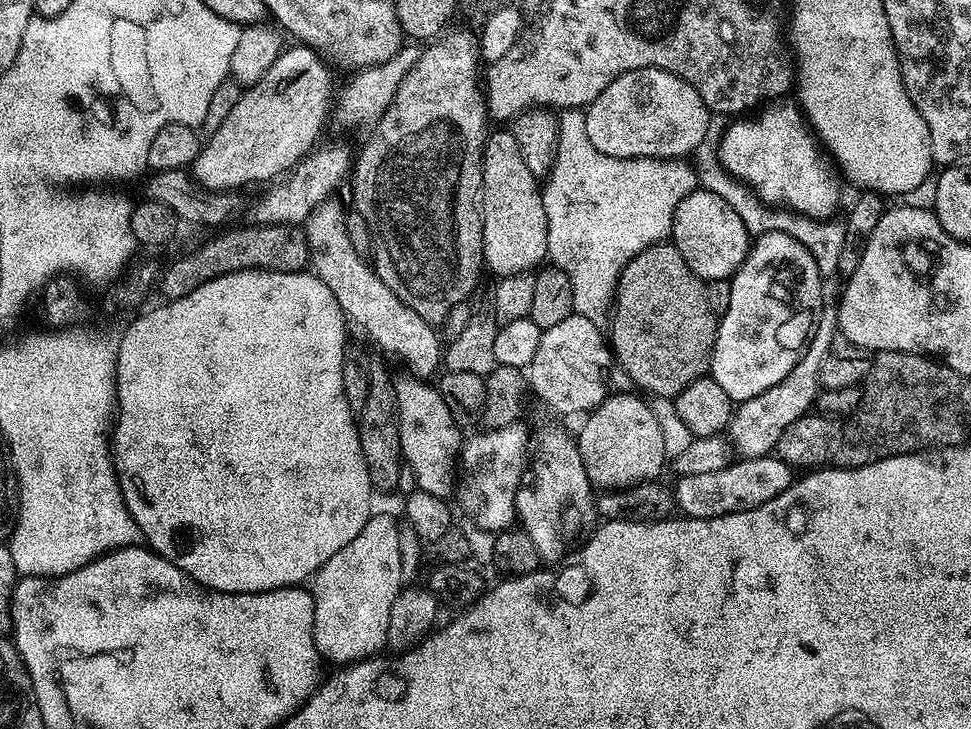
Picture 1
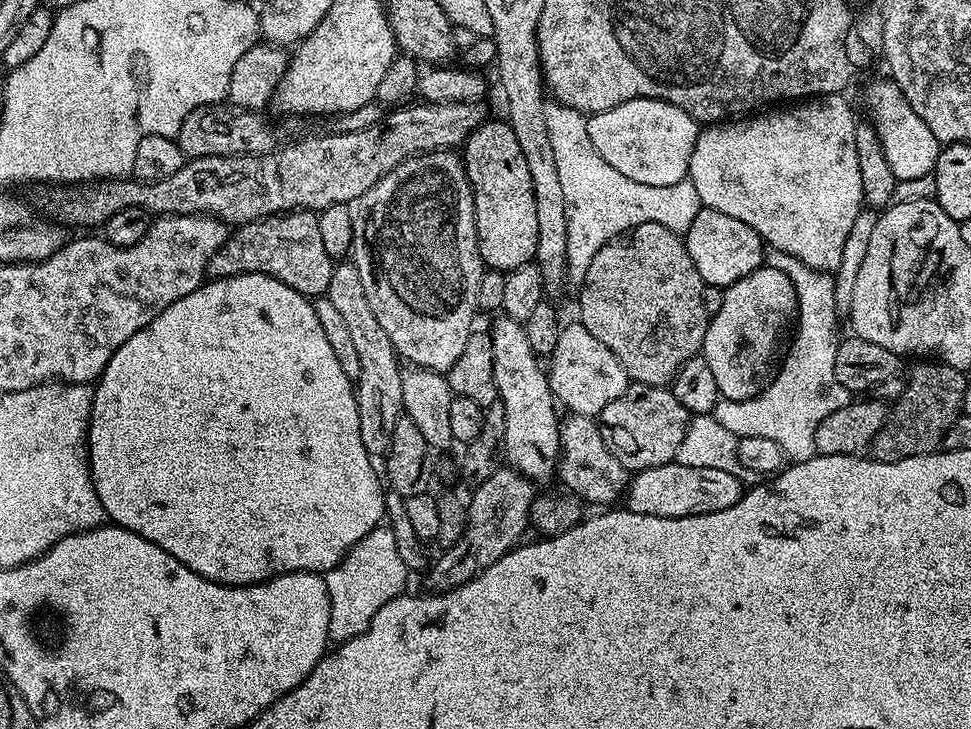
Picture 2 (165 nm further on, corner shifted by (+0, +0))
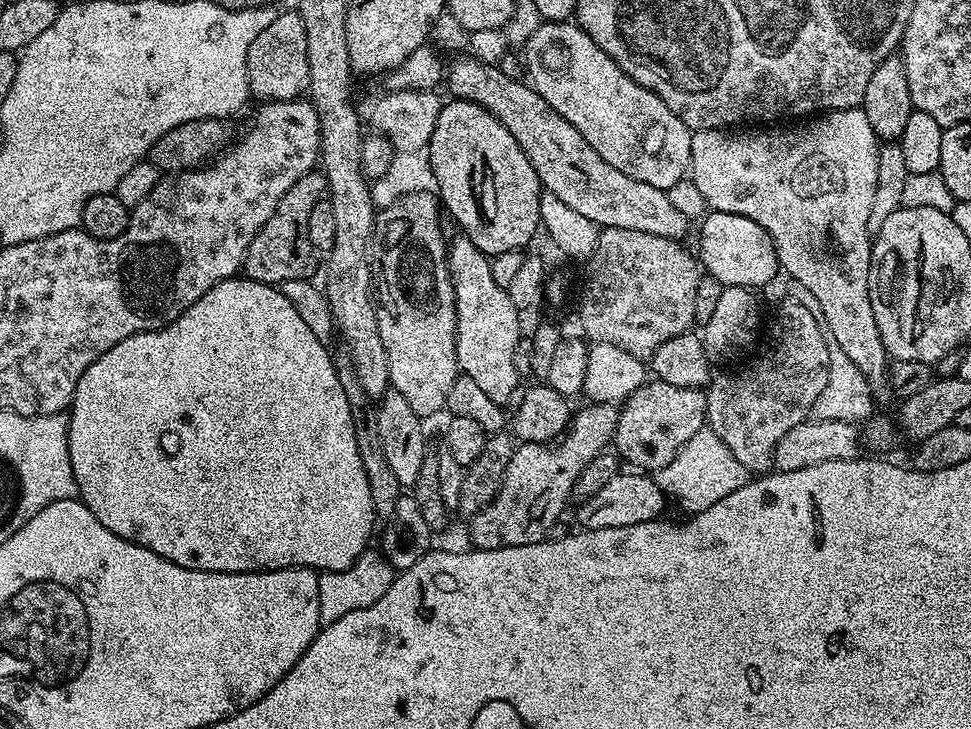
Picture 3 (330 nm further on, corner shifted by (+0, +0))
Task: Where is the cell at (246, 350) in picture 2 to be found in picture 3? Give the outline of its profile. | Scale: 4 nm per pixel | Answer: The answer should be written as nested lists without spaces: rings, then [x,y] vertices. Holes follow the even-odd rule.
[[[247,278],[218,282],[210,290],[206,290],[206,294],[202,294],[202,298],[198,298],[198,302],[194,302],[194,306],[190,306],[177,320],[156,332],[134,334],[118,342],[114,350],[106,350],[106,354],[102,354],[102,358],[94,361],[86,370],[86,374],[82,374],[74,390],[70,411],[67,413],[70,466],[74,470],[79,499],[83,500],[86,507],[96,515],[98,522],[102,522],[102,526],[106,526],[114,534],[126,538],[131,544],[146,546],[146,550],[154,550],[154,554],[178,566],[186,566],[190,570],[203,572],[273,572],[283,568],[311,568],[320,572],[346,570],[369,547],[368,539],[372,536],[372,523],[377,523],[378,517],[370,502],[370,482],[366,478],[366,470],[362,470],[362,458],[358,458],[358,442],[354,442],[354,418],[350,414],[350,402],[346,402],[346,390],[342,390],[342,382],[338,382],[336,362],[333,353],[328,353],[328,350],[330,350],[329,345],[314,338],[306,322],[302,322],[301,316],[295,312],[294,306],[290,306],[290,301],[280,293],[279,287]]]

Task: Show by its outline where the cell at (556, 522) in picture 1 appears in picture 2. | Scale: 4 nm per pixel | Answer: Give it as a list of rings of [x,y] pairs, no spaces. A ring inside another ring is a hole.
[[[500,314],[495,317],[490,335],[492,337],[492,349],[494,350],[494,382],[496,383],[496,394],[499,403],[504,406],[506,414],[506,434],[504,435],[503,455],[508,456],[507,463],[516,471],[521,472],[527,480],[539,482],[548,480],[557,475],[560,463],[560,421],[561,417],[556,416],[558,401],[552,395],[548,373],[542,367],[542,360],[538,357],[537,349],[526,342],[526,334],[521,321]]]

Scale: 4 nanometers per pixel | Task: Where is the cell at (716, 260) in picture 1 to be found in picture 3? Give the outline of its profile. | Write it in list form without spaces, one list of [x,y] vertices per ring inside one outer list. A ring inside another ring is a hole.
[[[709,211],[700,224],[698,260],[707,275],[718,278],[725,288],[761,290],[781,271],[772,239],[750,218],[742,214]]]

